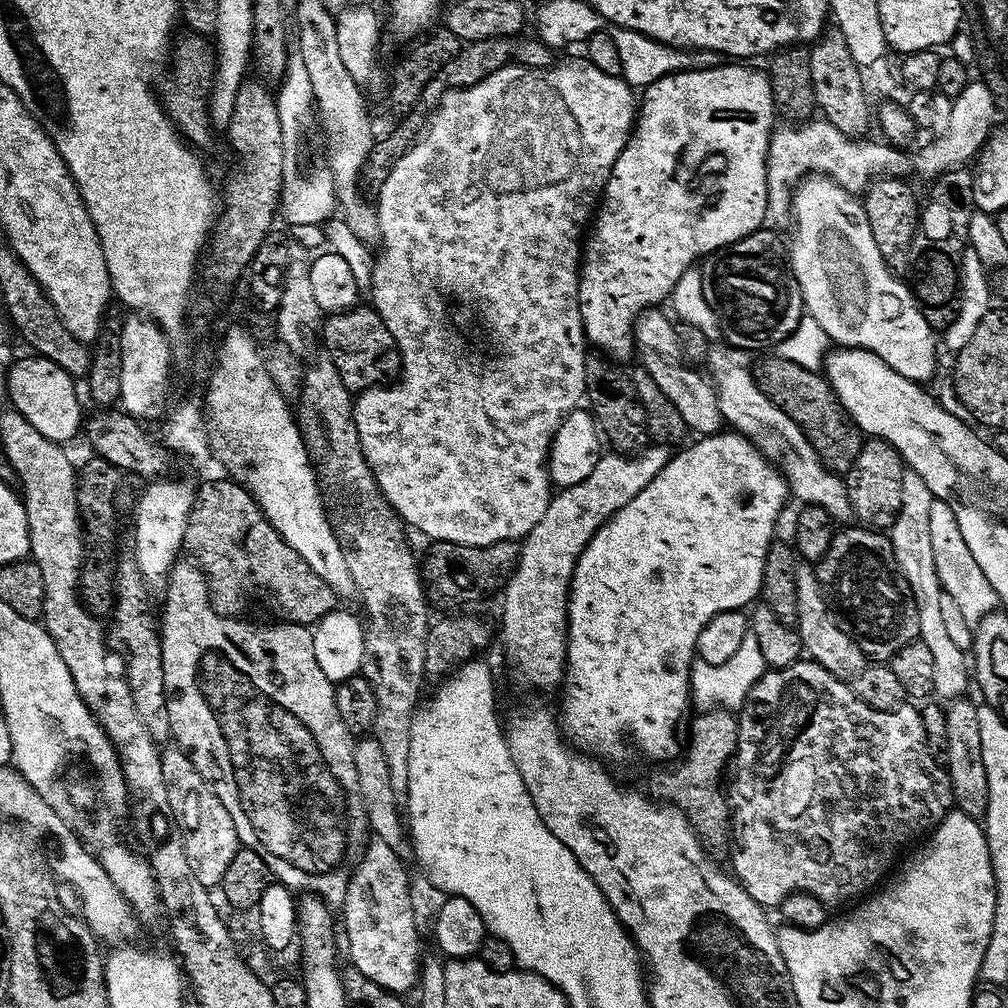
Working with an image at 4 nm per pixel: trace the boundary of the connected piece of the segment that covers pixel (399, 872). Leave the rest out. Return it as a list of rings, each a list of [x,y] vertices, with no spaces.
[[[372,838],[372,841],[368,844],[368,849],[364,852],[364,861],[356,868],[356,873],[352,876],[352,881],[348,884],[348,889],[344,892],[344,924],[342,920],[342,932],[348,935],[348,956],[352,959],[351,967],[355,971],[360,972],[370,982],[374,982],[380,988],[385,988],[387,992],[393,994],[405,994],[417,987],[418,984],[418,961],[420,956],[420,932],[416,929],[416,908],[412,905],[412,888],[408,885],[408,872],[404,869],[404,864],[400,861],[401,853],[395,848],[386,846],[386,842],[379,838]]]

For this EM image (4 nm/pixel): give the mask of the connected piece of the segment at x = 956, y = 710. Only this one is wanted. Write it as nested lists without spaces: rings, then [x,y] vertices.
[[[967,697],[953,699],[946,712],[946,772],[952,783],[952,797],[955,807],[966,815],[981,821],[988,812],[989,806],[989,780],[986,778],[985,764],[982,762],[981,754],[981,724],[978,722],[977,714],[979,707],[968,701]]]

